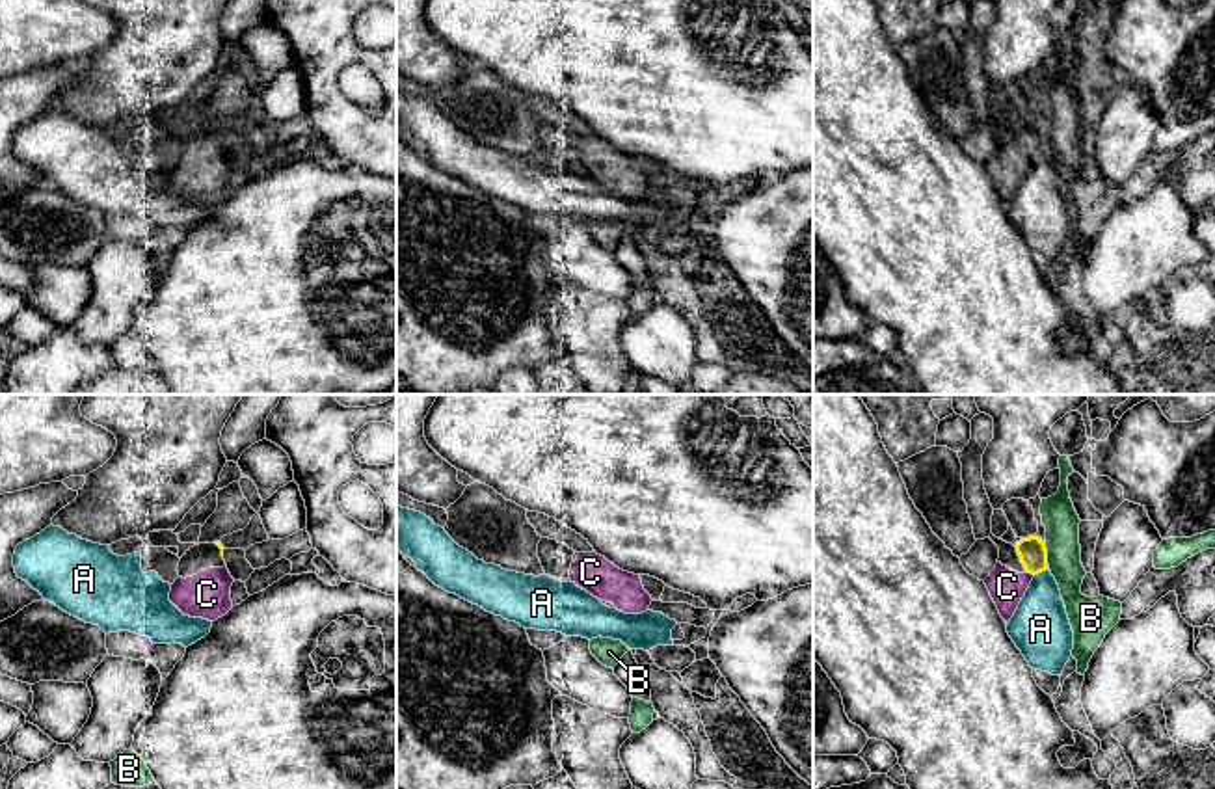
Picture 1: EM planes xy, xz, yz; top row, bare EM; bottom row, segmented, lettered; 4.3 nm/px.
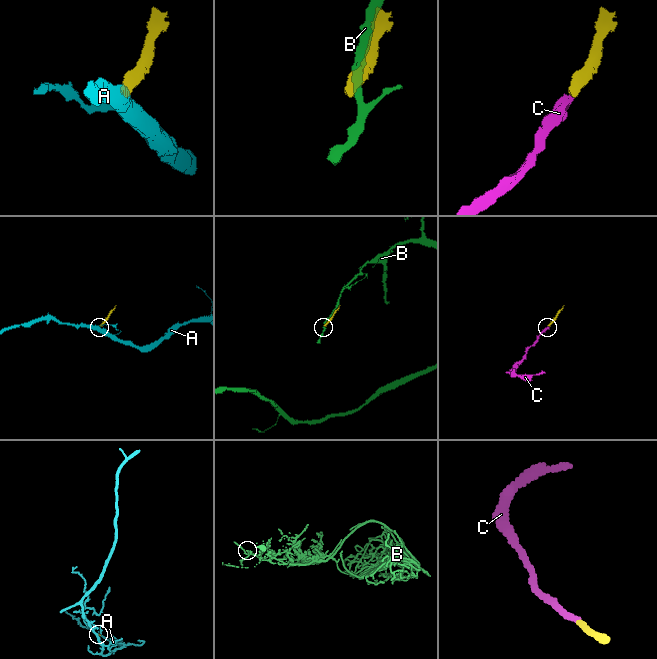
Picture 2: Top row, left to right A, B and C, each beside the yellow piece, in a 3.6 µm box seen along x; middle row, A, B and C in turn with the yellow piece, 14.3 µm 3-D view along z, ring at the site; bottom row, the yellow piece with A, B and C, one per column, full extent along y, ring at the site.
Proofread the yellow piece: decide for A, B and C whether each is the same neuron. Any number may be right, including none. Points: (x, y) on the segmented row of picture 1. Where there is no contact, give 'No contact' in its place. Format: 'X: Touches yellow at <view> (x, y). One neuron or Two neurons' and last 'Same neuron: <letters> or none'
A: Touches yellow at yz (1041, 572). Two neurons
B: Touches yellow at yz (1046, 553). Two neurons
C: Touches yellow at yz (1029, 572). One neuron
Same neuron: C

